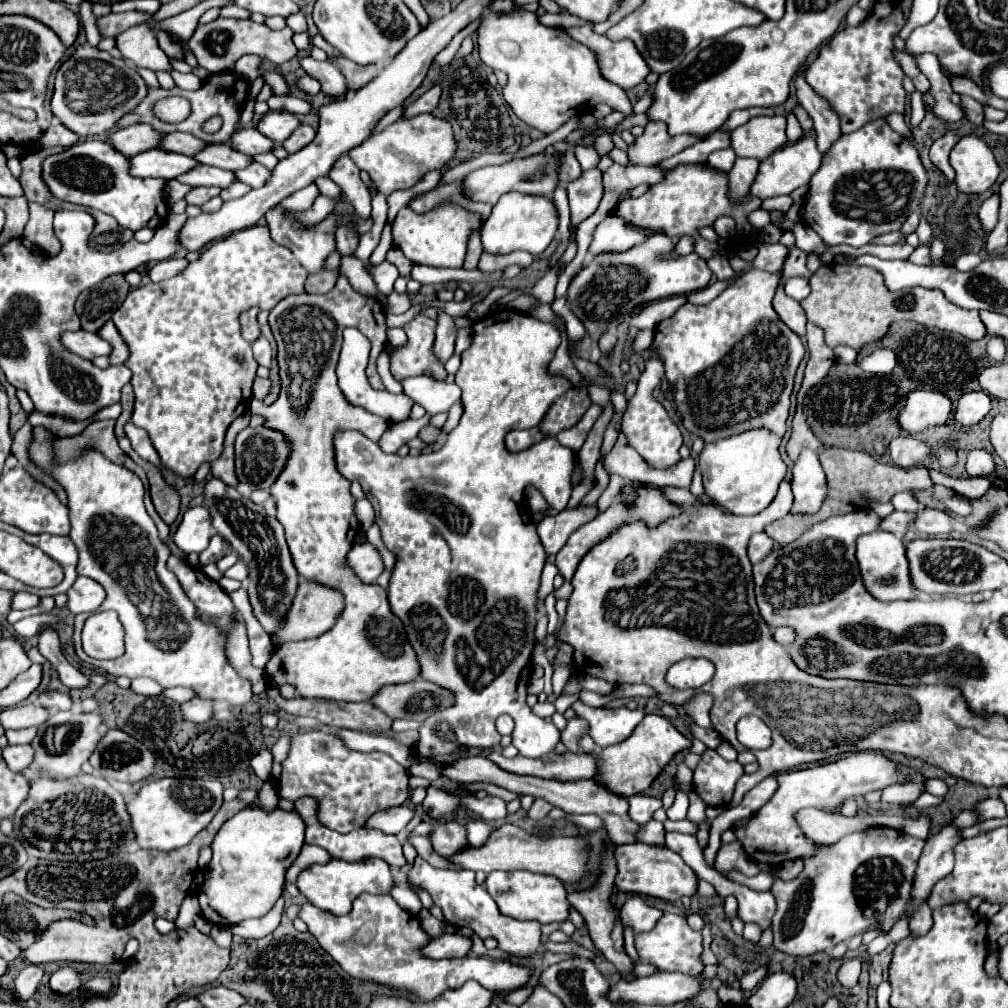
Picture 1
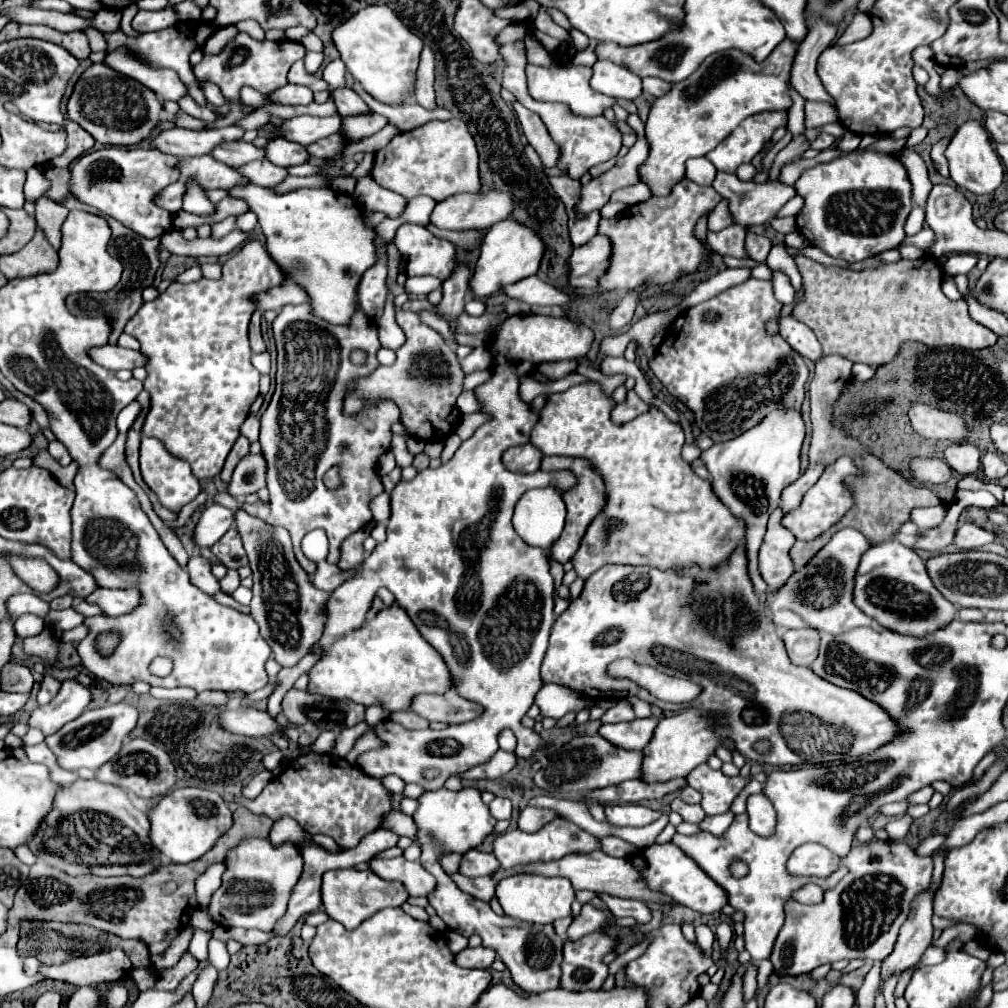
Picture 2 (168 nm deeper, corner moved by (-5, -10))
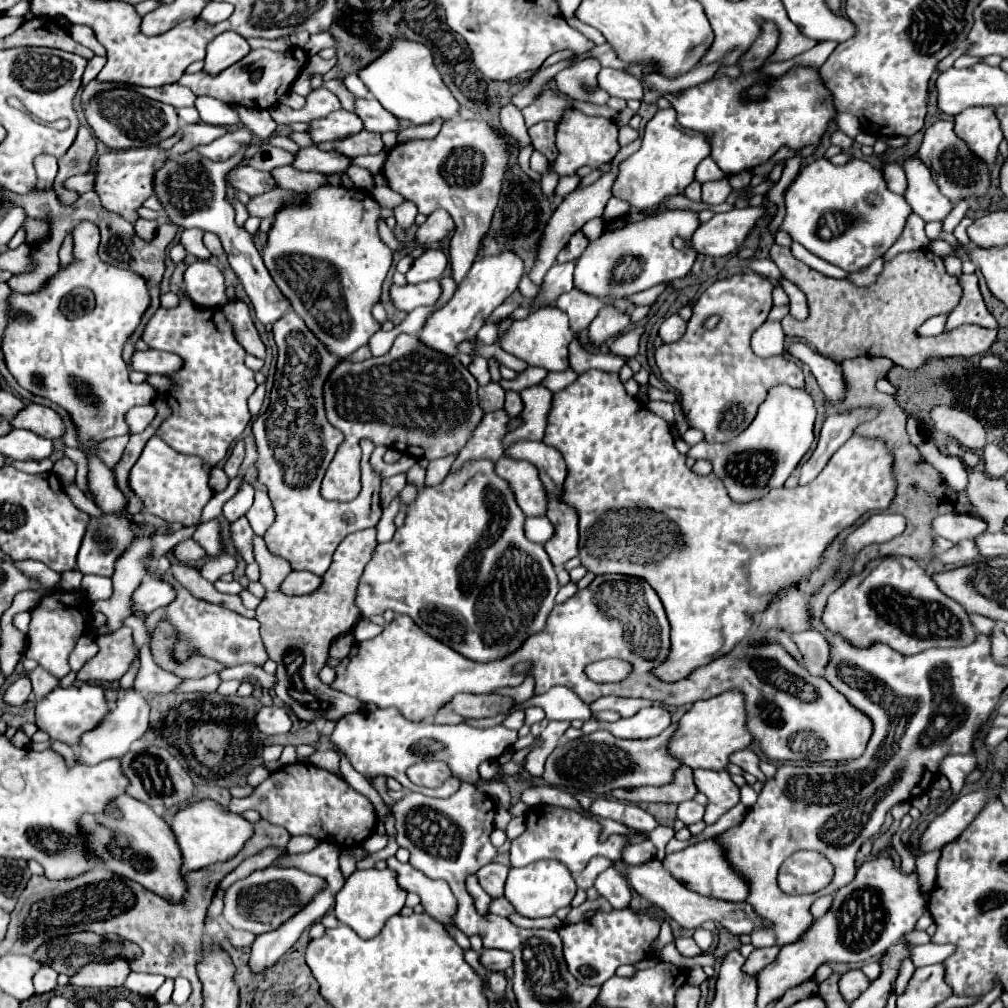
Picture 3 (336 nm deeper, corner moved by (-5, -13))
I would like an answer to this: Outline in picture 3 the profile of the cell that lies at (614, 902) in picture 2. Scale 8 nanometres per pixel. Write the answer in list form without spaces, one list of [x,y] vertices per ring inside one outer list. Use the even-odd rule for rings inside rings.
[[[611,866],[605,872],[601,872],[595,880],[595,888],[599,890],[599,894],[603,898],[609,900],[609,904],[613,908],[621,910],[621,908],[629,906],[631,892],[629,892],[625,878],[621,878],[621,870],[613,870],[613,866]]]

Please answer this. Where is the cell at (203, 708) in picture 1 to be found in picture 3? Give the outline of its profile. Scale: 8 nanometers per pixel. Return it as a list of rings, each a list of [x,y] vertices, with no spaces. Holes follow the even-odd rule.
[[[265,706],[259,710],[255,724],[263,734],[287,734],[291,730],[291,716],[283,706]]]

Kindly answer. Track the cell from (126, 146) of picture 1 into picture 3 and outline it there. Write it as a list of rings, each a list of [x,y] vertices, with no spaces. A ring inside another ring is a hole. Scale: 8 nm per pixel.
[[[239,128],[239,130],[227,132],[225,136],[213,140],[207,146],[197,146],[195,150],[211,160],[229,160],[239,148],[249,146],[249,144],[251,144],[251,130]]]

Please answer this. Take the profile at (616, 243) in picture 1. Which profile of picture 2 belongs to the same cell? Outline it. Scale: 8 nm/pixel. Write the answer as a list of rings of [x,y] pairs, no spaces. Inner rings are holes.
[[[595,235],[589,243],[577,247],[577,249],[573,251],[573,255],[569,257],[571,283],[573,283],[573,287],[597,289],[597,287],[599,287],[597,279],[601,279],[601,271],[605,271],[607,263],[609,263],[609,239],[605,239],[605,235]]]

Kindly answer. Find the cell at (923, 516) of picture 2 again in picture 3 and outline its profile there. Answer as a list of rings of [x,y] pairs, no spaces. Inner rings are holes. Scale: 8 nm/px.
[[[943,514],[933,520],[933,530],[937,536],[957,544],[961,540],[975,540],[987,530],[987,524],[967,514]]]

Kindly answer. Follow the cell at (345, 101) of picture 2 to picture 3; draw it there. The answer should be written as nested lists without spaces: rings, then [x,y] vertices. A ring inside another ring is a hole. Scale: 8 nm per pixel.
[[[359,98],[355,102],[355,112],[357,116],[363,120],[365,130],[369,132],[399,132],[399,118],[395,118],[393,114],[389,114],[377,100],[365,100]]]

